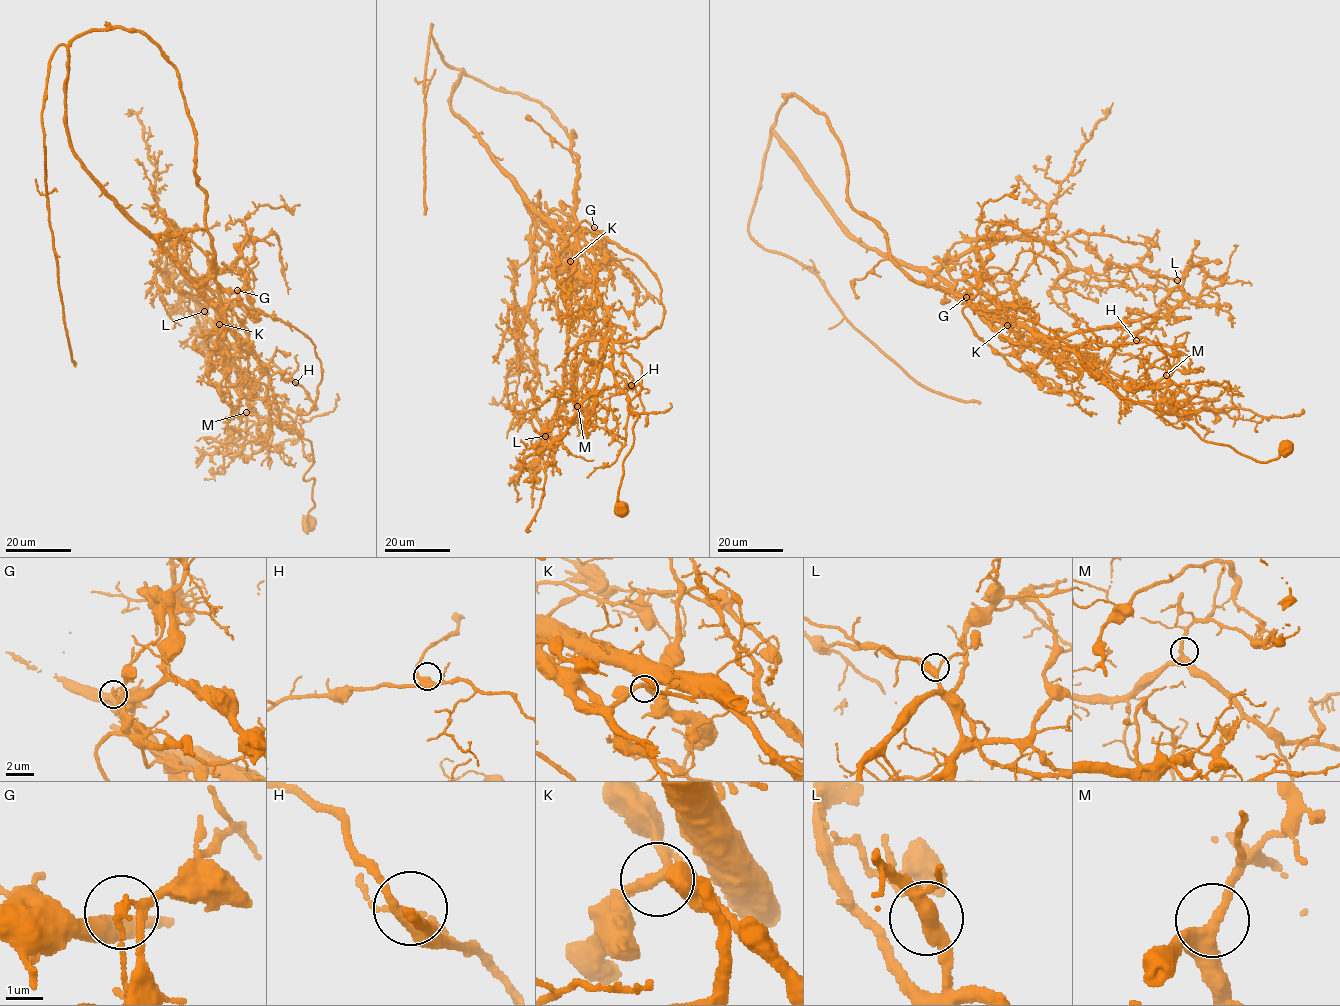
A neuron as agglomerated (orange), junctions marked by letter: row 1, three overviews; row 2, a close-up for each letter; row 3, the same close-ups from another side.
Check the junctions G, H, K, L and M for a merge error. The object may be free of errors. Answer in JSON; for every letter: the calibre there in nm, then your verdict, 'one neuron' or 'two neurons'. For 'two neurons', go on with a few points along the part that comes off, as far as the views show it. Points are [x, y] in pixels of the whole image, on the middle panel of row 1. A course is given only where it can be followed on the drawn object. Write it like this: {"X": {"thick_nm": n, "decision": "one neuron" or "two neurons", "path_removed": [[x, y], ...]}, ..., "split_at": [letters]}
{"G": {"thick_nm": 120, "decision": "two neurons", "path_removed": [[594, 227], [657, 280], [662, 324], [642, 338], [572, 347], [545, 439], [519, 403], [520, 426]]}, "H": {"thick_nm": 360, "decision": "one neuron"}, "K": {"thick_nm": 280, "decision": "one neuron"}, "L": {"thick_nm": 360, "decision": "one neuron"}, "M": {"thick_nm": 360, "decision": "one neuron"}, "split_at": ["G"]}

